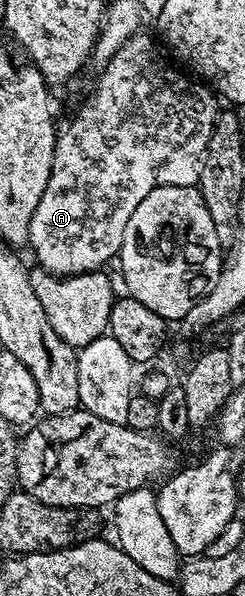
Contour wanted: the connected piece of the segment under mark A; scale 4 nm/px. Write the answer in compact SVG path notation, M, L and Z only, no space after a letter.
M144 34L129 37L112 60L103 64L104 72L97 77L92 96L81 105L72 124L56 136L50 181L46 181L46 193L42 193L42 201L38 201L38 209L30 219L27 241L36 254L35 262L51 275L65 277L101 270L103 263L119 256L126 221L134 217L134 209L150 192L159 187L199 184L200 158L218 114L217 96L211 87L189 77L179 66L171 67L160 56L157 40Z

